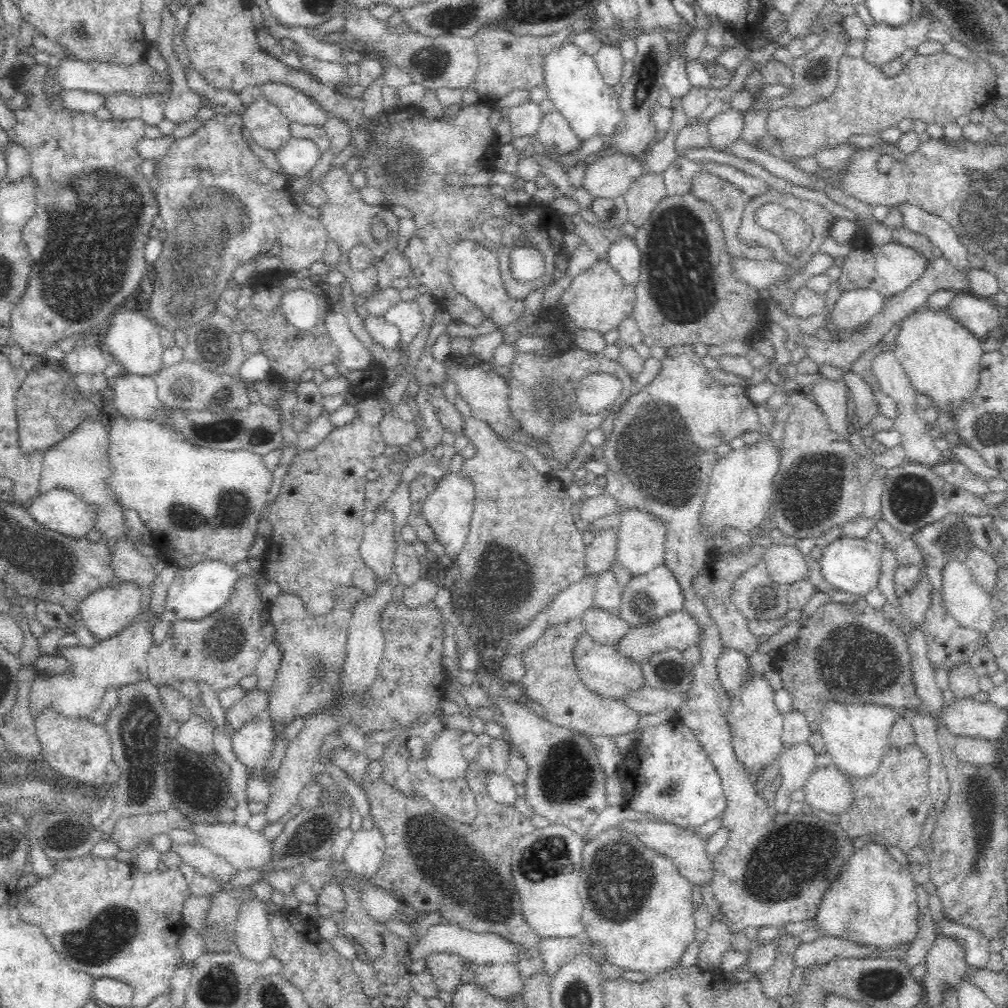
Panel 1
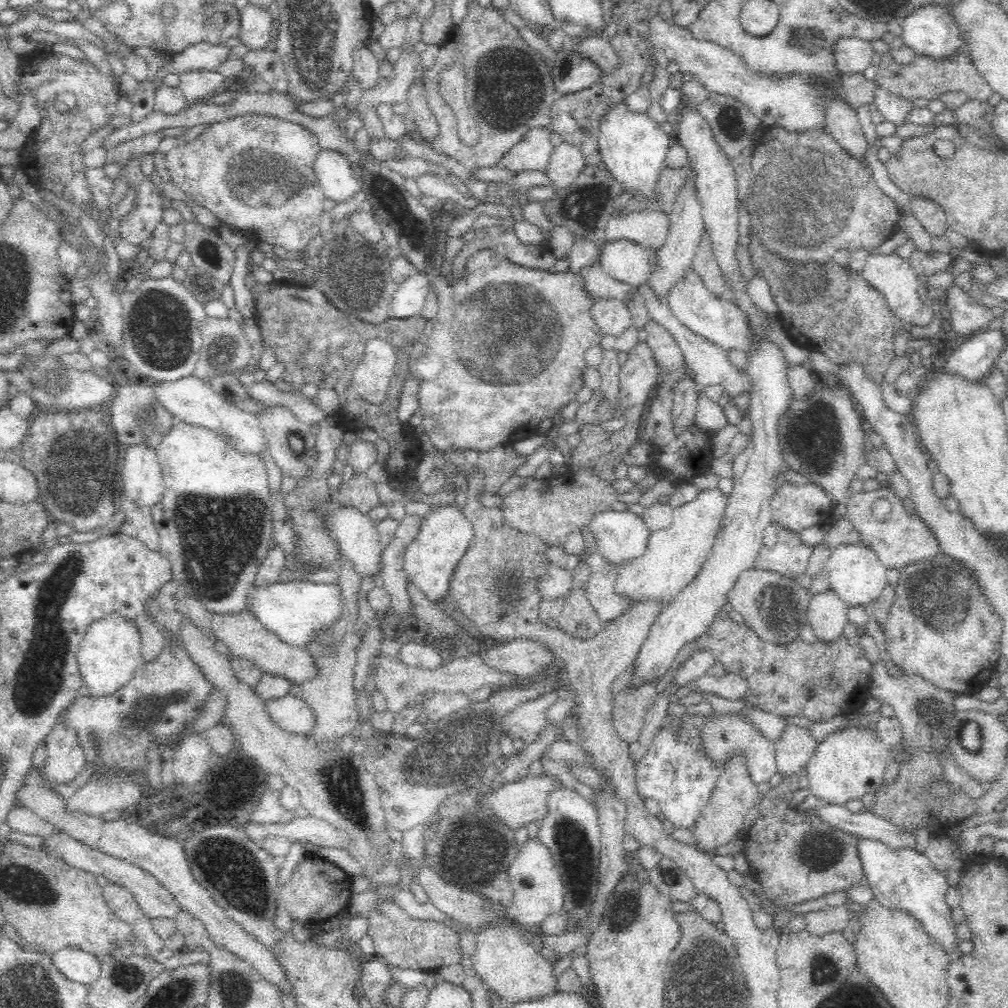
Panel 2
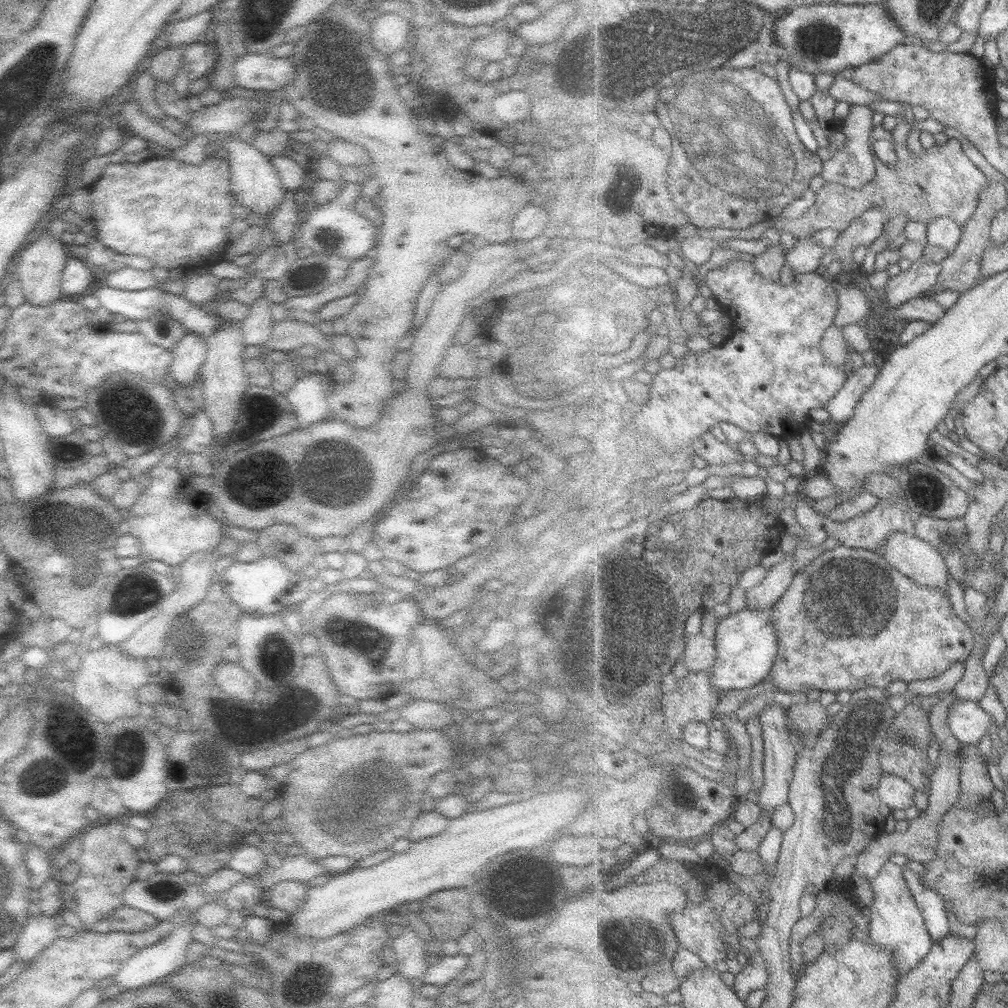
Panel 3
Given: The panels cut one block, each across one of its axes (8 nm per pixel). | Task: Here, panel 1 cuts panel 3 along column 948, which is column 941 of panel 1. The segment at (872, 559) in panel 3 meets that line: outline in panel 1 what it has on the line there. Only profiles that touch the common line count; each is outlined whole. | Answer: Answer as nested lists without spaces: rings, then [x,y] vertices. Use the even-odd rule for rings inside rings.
[[[939,596],[935,597],[933,612],[925,617],[923,624],[920,628],[925,636],[927,642],[927,657],[929,658],[930,664],[935,668],[950,669],[957,668],[960,664],[969,664],[970,658],[974,656],[976,650],[985,646],[986,637],[982,631],[978,629],[971,629],[970,627],[964,627],[964,625],[958,624],[958,621],[948,612],[948,609],[940,601]]]

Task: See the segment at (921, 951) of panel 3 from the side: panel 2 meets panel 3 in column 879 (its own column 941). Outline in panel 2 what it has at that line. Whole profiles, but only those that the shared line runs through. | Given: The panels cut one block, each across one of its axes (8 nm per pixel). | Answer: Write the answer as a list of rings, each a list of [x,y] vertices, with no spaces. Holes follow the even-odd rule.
[[[859,837],[854,842],[858,851],[863,876],[868,879],[868,886],[881,906],[888,909],[908,912],[925,928],[926,933],[937,941],[950,958],[950,962],[958,961],[963,952],[958,948],[955,927],[957,924],[951,915],[951,908],[945,898],[949,885],[945,874],[930,864],[925,853],[914,848],[893,848],[886,840],[877,837]]]

